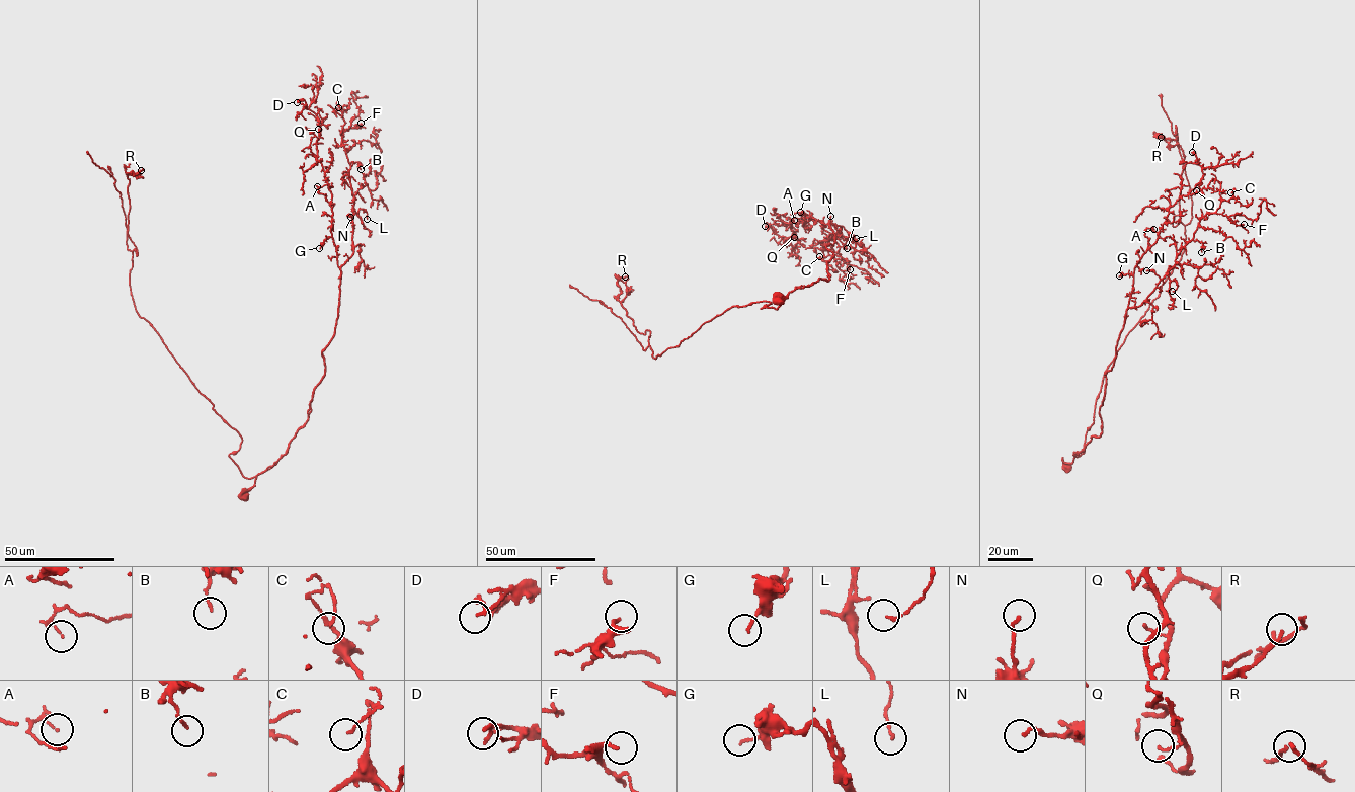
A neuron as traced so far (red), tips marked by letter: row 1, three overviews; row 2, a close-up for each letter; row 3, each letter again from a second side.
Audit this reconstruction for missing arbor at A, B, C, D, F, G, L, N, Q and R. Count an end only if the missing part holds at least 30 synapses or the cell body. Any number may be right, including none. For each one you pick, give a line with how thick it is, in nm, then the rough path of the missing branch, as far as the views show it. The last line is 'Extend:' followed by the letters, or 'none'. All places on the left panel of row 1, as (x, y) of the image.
Extend: none

